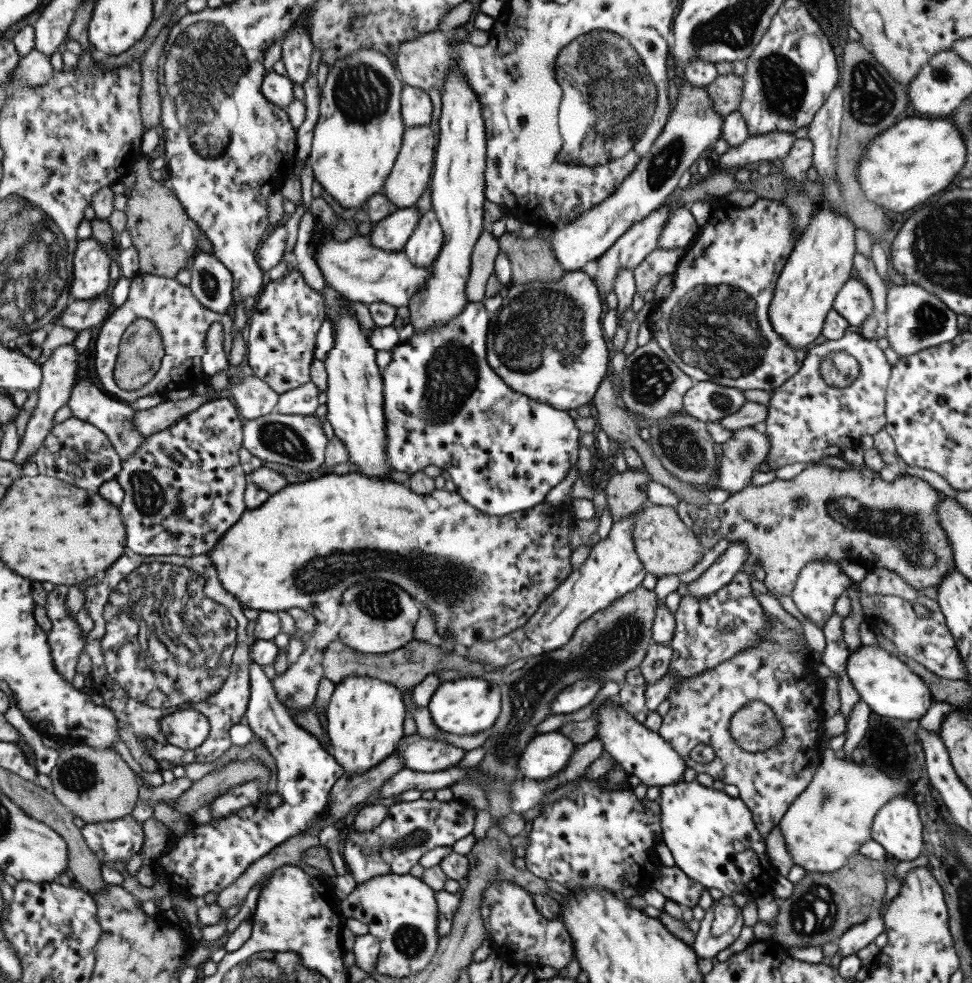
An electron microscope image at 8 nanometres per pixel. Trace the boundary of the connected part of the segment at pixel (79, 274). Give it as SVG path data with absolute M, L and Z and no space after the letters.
M94 238L80 240L73 256L71 300L88 300L109 292L114 281L110 278L113 260L102 243Z

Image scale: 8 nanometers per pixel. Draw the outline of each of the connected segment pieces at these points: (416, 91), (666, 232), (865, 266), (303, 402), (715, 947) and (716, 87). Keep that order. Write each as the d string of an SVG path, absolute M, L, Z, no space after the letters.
M404 85L401 94L401 118L404 127L432 126L432 100L422 88Z
M685 206L674 208L664 223L664 229L658 237L658 248L664 250L686 250L700 231L701 226L696 223L694 216Z
M861 253L857 254L853 260L853 270L854 276L869 288L875 306L875 313L886 315L887 287L884 285L884 279L877 272L872 260Z
M312 381L294 390L286 391L280 395L274 412L302 416L314 415L320 404L318 393L318 388Z
M738 916L738 920L732 927L719 937L711 935L711 929L707 929L707 925L703 925L703 919L700 920L700 929L696 935L695 944L692 945L697 957L712 959L716 958L720 951L728 949L739 937L742 931L742 918Z
M735 73L718 75L716 80L705 86L710 102L714 106L713 112L722 119L728 117L732 112L738 110L742 102L744 88L744 77Z

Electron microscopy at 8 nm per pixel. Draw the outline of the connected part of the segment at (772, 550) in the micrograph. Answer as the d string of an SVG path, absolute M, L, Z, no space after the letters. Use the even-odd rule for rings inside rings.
M813 464L808 465L792 480L774 479L764 486L751 485L741 492L731 494L722 505L717 506L716 515L710 517L715 523L714 528L709 532L708 538L705 538L705 542L700 544L702 548L710 549L720 540L726 539L729 544L741 543L746 546L750 556L757 558L766 572L765 588L776 597L791 595L800 570L808 562L840 561L850 556L852 550L848 548L854 548L858 554L862 554L862 558L866 558L864 552L872 552L870 562L874 560L874 564L869 564L871 568L880 568L886 562L887 569L896 570L908 585L919 591L928 586L938 588L944 576L956 569L952 546L939 526L937 505L941 496L944 494L916 476L906 474L904 478L898 476L894 482L885 482L880 474L869 469L838 470L828 465ZM836 514L854 514L854 520L862 518L864 522L868 522L870 518L870 541L866 530L854 532L850 526L846 526L844 520L836 518Z

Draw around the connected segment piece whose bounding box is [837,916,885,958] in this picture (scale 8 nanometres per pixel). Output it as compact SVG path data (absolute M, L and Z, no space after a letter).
M882 916L868 918L860 924L855 924L840 936L838 951L843 958L857 955L862 948L874 942L876 937L885 932L885 924Z

